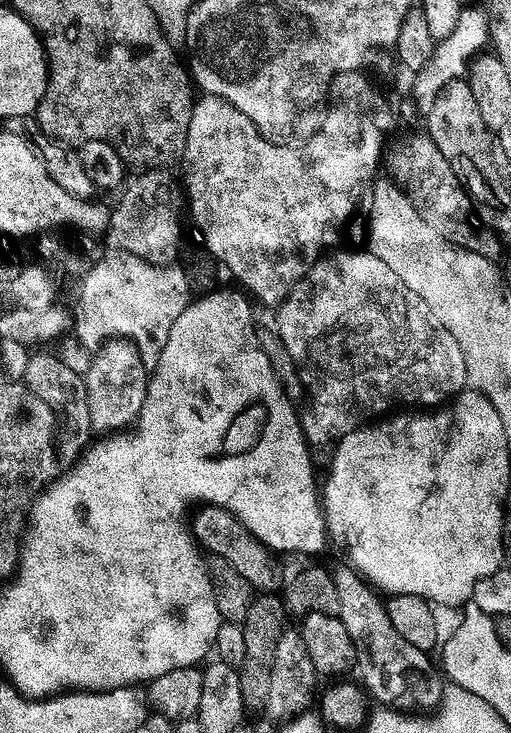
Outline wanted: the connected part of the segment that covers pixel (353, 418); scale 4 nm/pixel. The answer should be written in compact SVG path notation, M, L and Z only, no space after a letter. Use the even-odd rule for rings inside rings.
M361 250L361 252L331 252L324 254L329 254L329 256L321 255L316 258L321 258L321 260L313 259L307 265L304 275L284 293L278 307L275 309L275 312L277 312L276 317L274 317L276 330L294 360L296 376L300 379L306 403L308 402L308 405L302 408L300 429L304 431L304 439L307 440L309 449L312 450L317 450L316 448L331 449L337 440L341 440L346 434L350 434L356 428L361 427L369 418L375 417L372 416L375 412L380 412L383 408L390 407L391 404L440 406L465 391L468 384L466 358L462 354L462 346L458 346L458 338L454 338L454 334L450 334L450 330L446 330L446 326L442 326L442 322L432 313L423 296L420 296L414 290L410 290L410 286L406 286L406 282L402 282L400 275L394 270L390 270L390 266L386 266L386 262L382 262L382 258L378 258L372 252L367 250Z

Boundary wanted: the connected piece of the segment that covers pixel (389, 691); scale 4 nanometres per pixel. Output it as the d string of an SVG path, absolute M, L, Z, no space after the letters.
M346 566L341 572L337 571L335 578L338 586L338 615L342 626L346 626L346 634L350 634L356 647L356 664L364 679L363 687L369 693L372 691L374 695L381 696L384 702L396 702L392 700L400 700L407 692L422 687L424 672L432 668L428 661L429 653L411 645L398 634L387 616L385 601L351 567Z

